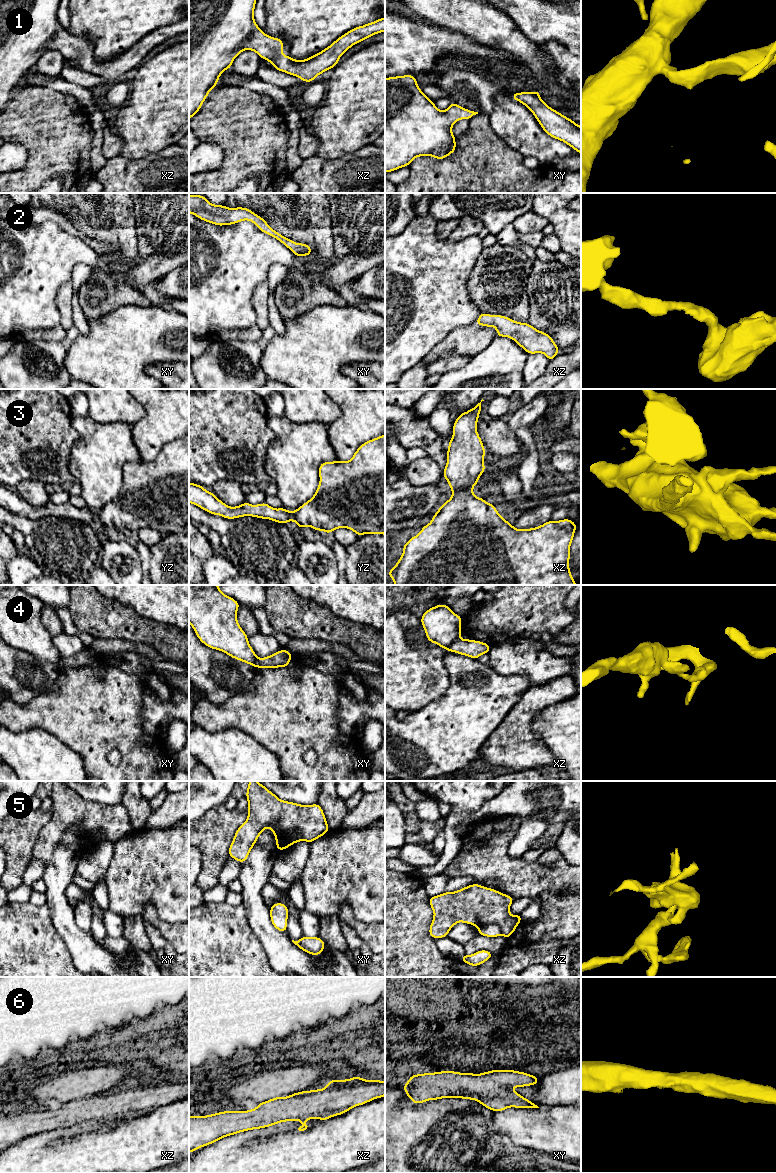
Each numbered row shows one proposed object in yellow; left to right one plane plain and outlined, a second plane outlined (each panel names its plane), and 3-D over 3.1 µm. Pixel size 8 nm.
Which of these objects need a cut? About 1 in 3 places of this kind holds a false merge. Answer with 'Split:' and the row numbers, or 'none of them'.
Split: 4

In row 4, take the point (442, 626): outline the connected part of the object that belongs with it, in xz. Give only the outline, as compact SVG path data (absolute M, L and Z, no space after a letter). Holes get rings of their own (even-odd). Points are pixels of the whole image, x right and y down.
M439 604L429 608L420 618L429 642L443 649L460 639L462 616L455 614L449 606Z

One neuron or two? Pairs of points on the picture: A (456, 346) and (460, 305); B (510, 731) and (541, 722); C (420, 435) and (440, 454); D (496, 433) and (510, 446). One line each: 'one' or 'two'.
A: two
B: two
C: one
D: one

